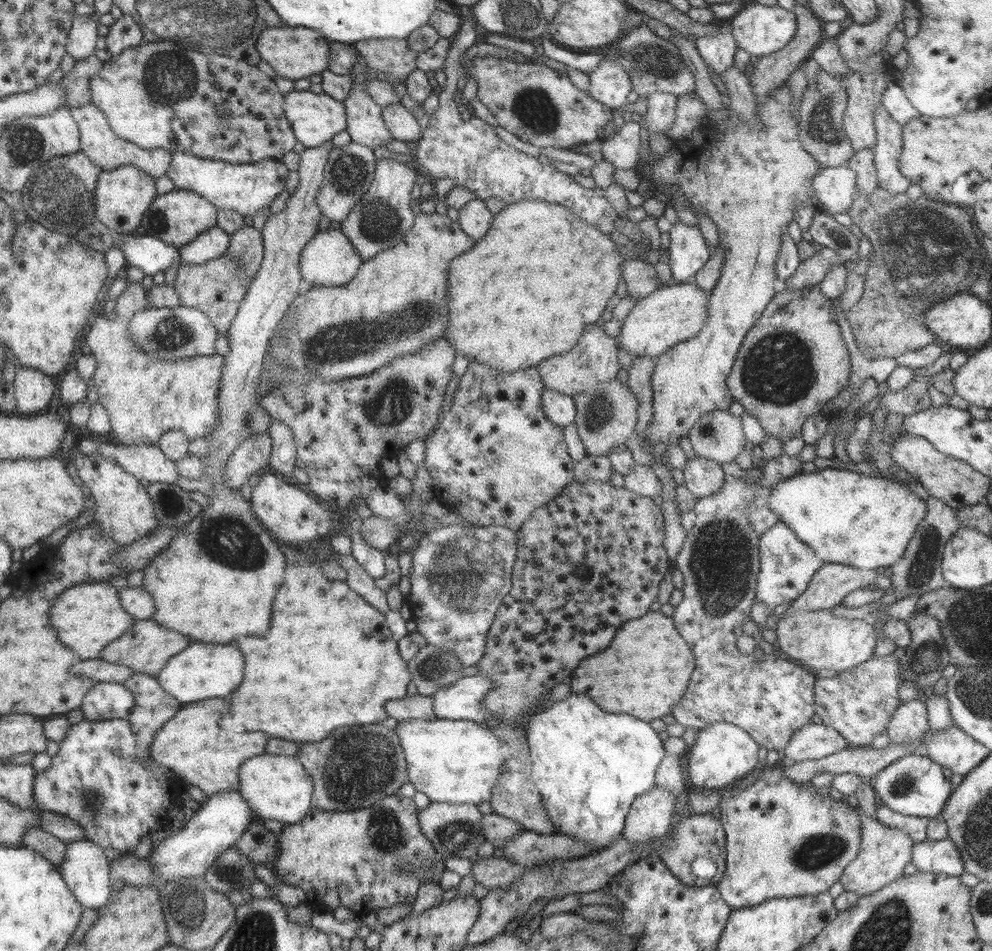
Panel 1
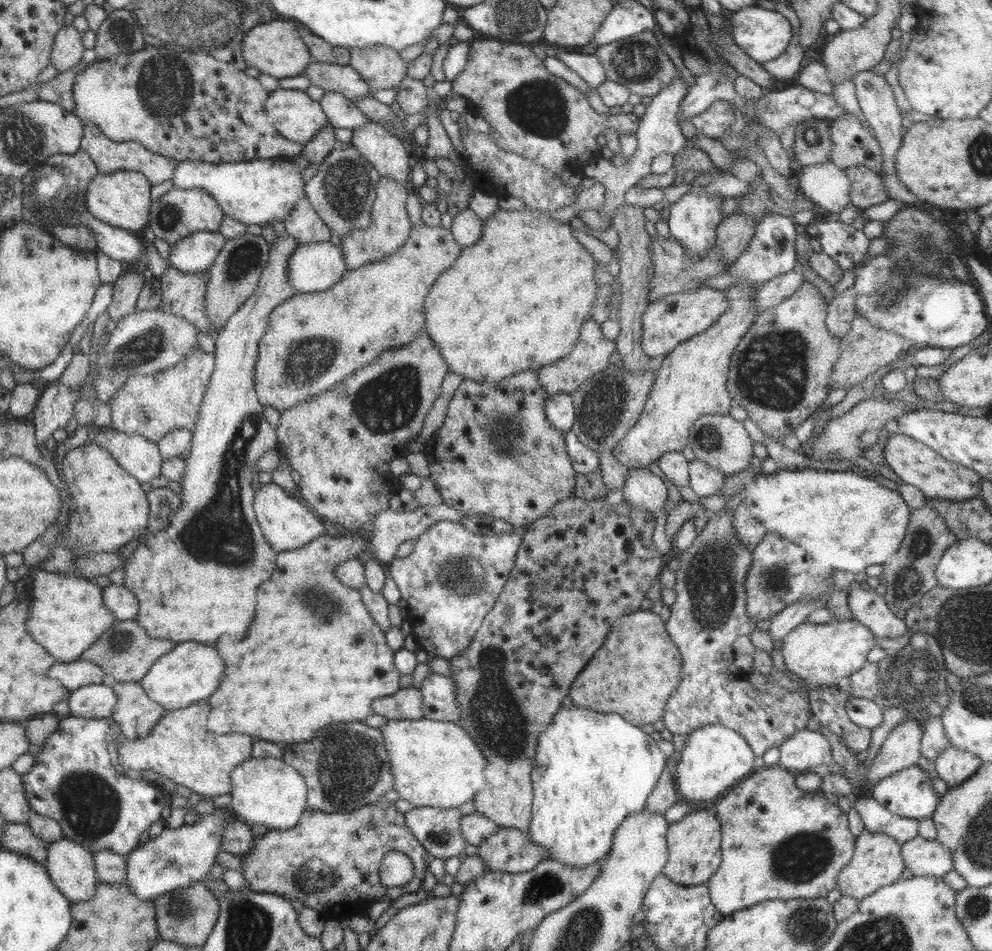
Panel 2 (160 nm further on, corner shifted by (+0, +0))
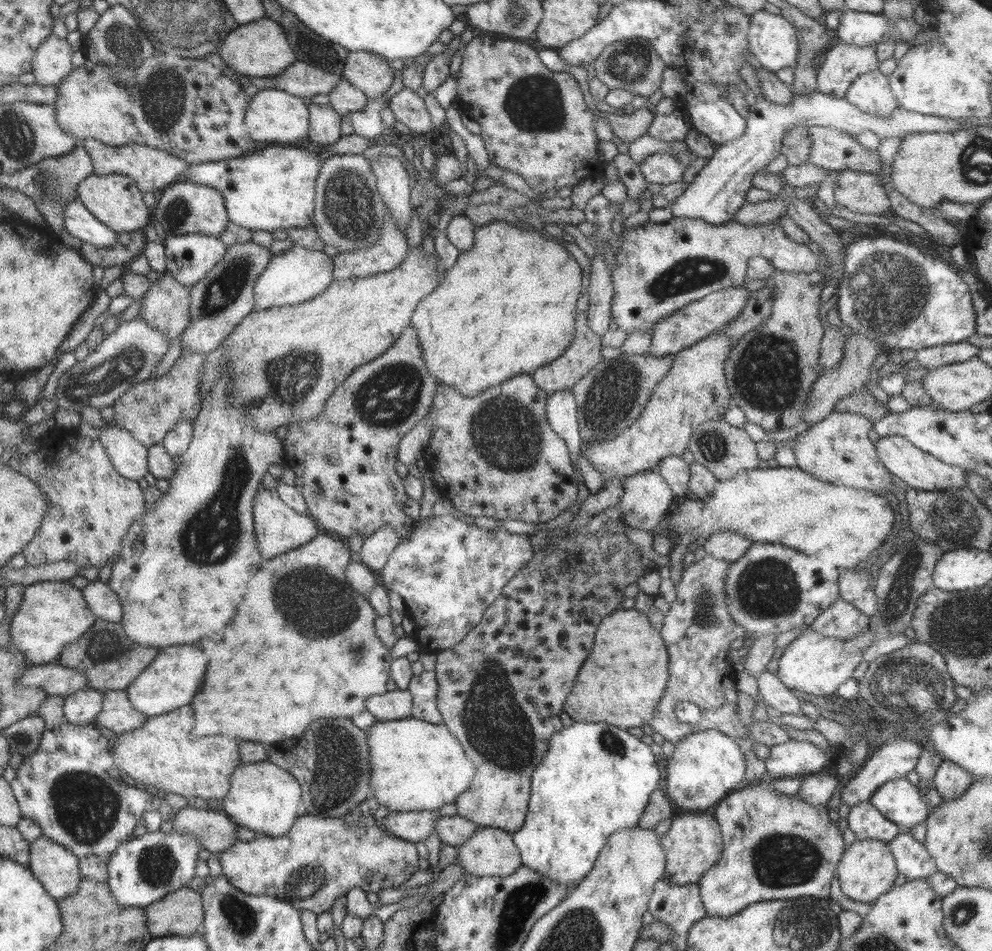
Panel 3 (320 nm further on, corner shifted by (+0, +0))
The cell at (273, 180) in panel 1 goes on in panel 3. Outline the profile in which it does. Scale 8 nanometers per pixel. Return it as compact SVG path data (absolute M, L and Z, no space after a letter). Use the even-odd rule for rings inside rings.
M268 145L254 154L220 160L205 164L188 164L188 169L180 176L180 182L196 182L210 186L223 193L230 222L248 230L274 230L286 228L308 228L314 223L315 185L320 176L320 168L326 159L324 151L308 150L296 145Z

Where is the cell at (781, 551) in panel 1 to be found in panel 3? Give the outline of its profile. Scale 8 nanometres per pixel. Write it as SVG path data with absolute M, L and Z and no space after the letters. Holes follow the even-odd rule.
M752 543L745 550L744 556L728 567L724 581L728 612L732 621L756 636L781 634L794 629L810 630L809 627L820 613L839 599L837 580L841 571L840 568L827 564L823 558L806 556L803 552L781 544Z

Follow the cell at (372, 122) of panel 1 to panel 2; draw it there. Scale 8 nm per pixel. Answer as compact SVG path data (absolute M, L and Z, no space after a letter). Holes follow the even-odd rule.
M373 120L352 131L351 145L376 168L381 177L390 177L402 185L410 184L413 157L401 138L392 136Z

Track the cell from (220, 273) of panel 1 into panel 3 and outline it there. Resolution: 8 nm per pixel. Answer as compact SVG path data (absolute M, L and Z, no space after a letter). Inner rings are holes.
M169 273L162 274L141 298L137 318L161 330L167 340L174 340L190 324L189 289Z

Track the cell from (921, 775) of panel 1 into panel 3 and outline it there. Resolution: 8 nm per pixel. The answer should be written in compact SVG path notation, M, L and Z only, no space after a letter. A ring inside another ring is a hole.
M905 776L880 785L869 801L903 832L925 822L930 814L930 805L926 804L917 782L912 784Z

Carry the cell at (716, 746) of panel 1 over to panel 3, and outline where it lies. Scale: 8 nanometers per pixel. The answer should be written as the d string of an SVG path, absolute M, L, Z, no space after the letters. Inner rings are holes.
M710 729L695 732L685 736L675 744L675 747L674 754L667 758L665 794L672 802L676 802L678 812L709 812L724 797L745 784L746 760L744 754L736 745L736 739L726 736L723 732Z

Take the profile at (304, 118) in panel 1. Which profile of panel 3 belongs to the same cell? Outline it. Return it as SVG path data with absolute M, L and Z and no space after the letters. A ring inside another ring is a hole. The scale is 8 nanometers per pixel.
M278 89L256 90L247 104L246 127L252 141L296 145L308 136L308 109L299 96Z

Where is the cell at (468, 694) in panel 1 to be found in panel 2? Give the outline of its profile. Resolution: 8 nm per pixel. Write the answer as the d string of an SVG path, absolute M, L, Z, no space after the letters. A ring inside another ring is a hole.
M433 673L422 682L418 689L422 694L422 716L430 720L459 722L459 694L452 678Z

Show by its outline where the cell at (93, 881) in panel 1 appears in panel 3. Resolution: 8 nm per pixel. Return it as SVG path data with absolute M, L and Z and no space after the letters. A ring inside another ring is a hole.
M42 836L30 843L30 858L27 867L31 869L36 880L43 884L48 895L56 900L68 898L78 892L78 883L83 879L82 872L78 868L78 857L65 846Z

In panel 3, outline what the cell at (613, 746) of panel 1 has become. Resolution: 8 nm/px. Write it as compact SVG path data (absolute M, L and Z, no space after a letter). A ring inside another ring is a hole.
M574 722L569 727L564 727L562 730L552 735L549 740L548 753L544 759L536 766L531 776L531 797L528 805L528 814L526 820L520 830L512 833L515 845L522 853L523 866L527 866L535 870L537 874L541 874L544 878L549 878L554 882L559 882L564 886L573 886L578 884L591 870L596 862L598 853L606 844L608 837L619 830L625 828L634 828L646 805L648 804L650 795L654 792L660 784L660 768L658 768L659 756L655 756L650 749L650 745L643 743L640 738L628 733L627 729L614 726L613 724L590 724L588 722Z

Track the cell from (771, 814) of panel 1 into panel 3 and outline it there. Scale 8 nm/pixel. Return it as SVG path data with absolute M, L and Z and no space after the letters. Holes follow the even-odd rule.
M766 778L744 784L724 797L711 809L722 833L723 851L718 862L697 882L706 914L728 918L749 904L768 900L790 900L802 896L829 899L831 878L847 844L837 823L830 821L828 809L827 805L808 804L798 793L778 794Z

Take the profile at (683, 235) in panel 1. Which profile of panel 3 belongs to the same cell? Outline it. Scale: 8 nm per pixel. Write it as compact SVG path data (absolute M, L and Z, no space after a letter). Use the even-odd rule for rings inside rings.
M818 90L812 94L795 94L790 104L784 105L774 104L766 98L762 98L757 100L754 105L749 106L749 112L746 118L747 127L744 135L740 136L740 139L717 146L716 153L712 155L710 160L707 160L704 168L695 176L693 182L688 184L686 191L671 202L672 217L704 220L704 222L708 222L712 226L722 226L722 224L730 223L734 217L734 213L746 203L746 193L751 188L754 175L760 172L760 170L766 169L770 162L781 154L784 132L794 127L822 126L824 128L835 128L855 137L862 134L865 130L870 130L870 132L878 135L881 140L890 138L903 139L908 135L918 134L919 132L952 132L961 128L976 127L970 121L964 121L963 119L918 114L917 112L907 111L900 106L894 109L889 117L874 116L862 112L857 106L850 104L845 98L836 98L828 94L822 94Z

